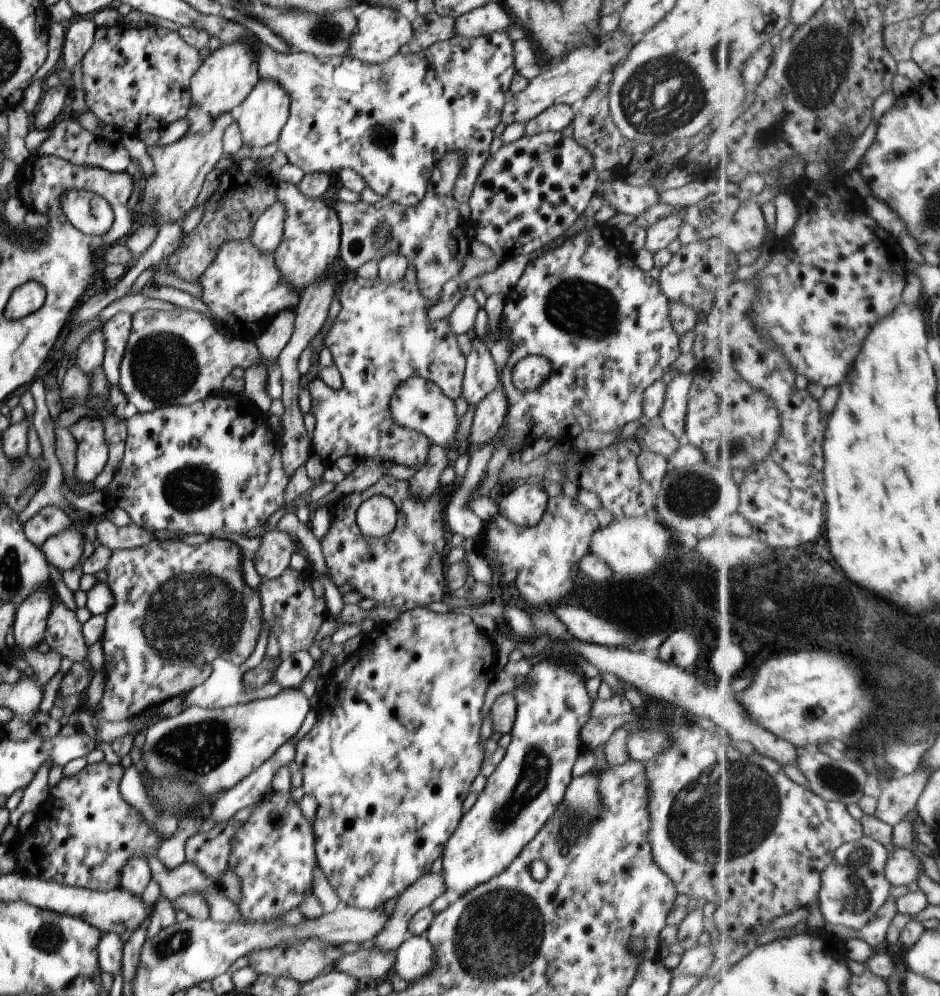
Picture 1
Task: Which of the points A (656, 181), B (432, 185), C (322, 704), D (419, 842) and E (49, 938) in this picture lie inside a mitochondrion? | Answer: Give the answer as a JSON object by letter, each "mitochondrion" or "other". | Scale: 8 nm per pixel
{"A":"other","B":"other","C":"other","D":"other","E":"mitochondrion"}

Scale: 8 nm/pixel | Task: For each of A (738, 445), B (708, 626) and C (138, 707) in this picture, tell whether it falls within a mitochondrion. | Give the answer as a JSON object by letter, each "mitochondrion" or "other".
{"A":"mitochondrion","B":"other","C":"other"}

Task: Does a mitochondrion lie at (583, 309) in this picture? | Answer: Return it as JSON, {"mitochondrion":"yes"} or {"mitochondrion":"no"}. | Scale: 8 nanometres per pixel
{"mitochondrion":"yes"}

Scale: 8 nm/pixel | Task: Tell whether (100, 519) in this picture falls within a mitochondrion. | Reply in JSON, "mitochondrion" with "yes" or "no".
{"mitochondrion":"no"}

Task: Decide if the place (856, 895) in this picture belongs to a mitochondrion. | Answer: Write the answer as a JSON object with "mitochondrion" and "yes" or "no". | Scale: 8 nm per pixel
{"mitochondrion":"yes"}

